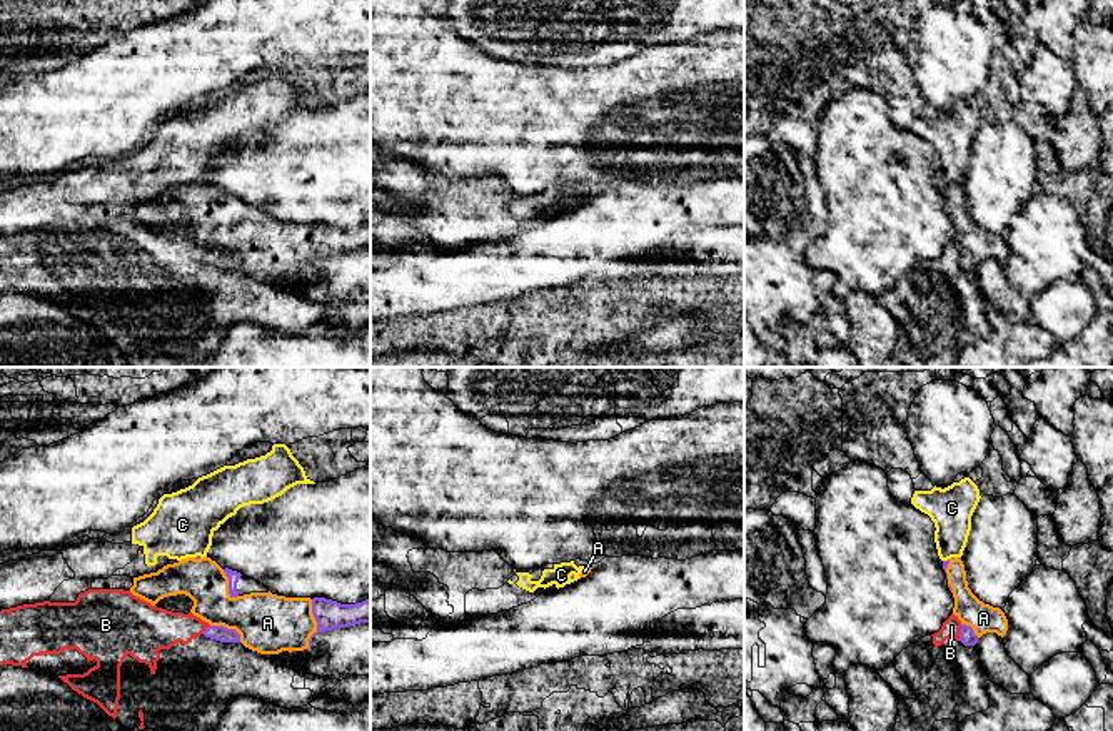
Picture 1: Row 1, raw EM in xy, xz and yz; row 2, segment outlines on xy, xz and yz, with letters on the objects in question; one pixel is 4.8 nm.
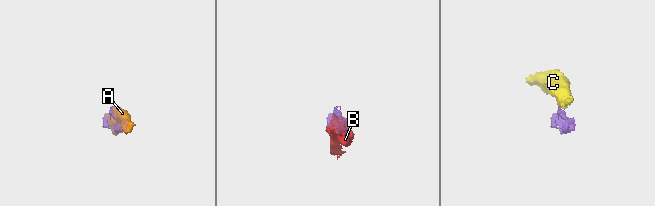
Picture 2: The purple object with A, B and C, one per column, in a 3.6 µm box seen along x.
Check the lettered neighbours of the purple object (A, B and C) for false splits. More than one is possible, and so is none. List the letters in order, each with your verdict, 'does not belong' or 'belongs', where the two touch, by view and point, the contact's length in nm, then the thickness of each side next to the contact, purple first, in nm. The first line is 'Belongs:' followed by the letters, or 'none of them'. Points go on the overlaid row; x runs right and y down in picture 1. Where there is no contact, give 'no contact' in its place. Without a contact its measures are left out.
Belongs: A
A: belongs; contact xy (317, 623); length 220 nm; calibres 140 and 280 nm
B: does not belong; contact yz (960, 633); length 80 nm; calibres 80 and 90 nm
C: does not belong; contact xz (573, 576); length 40 nm; calibres 20 and 100 nm

